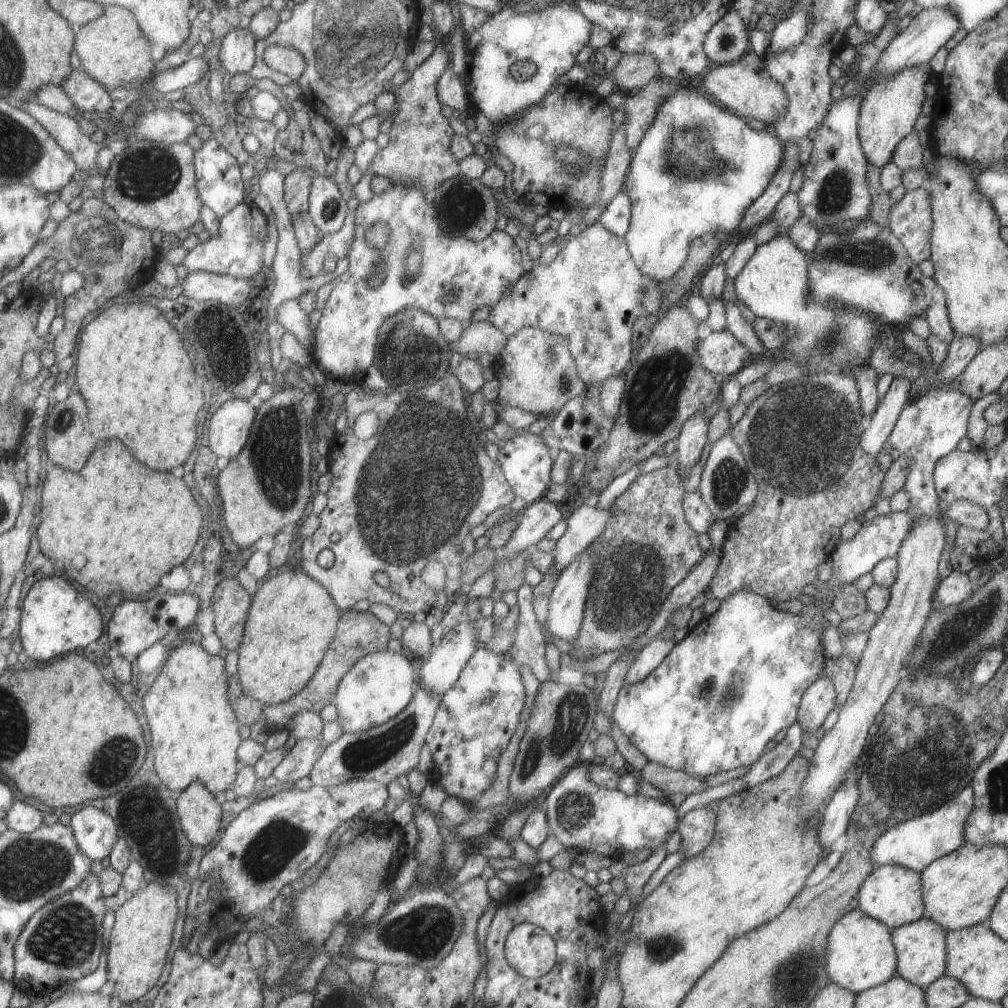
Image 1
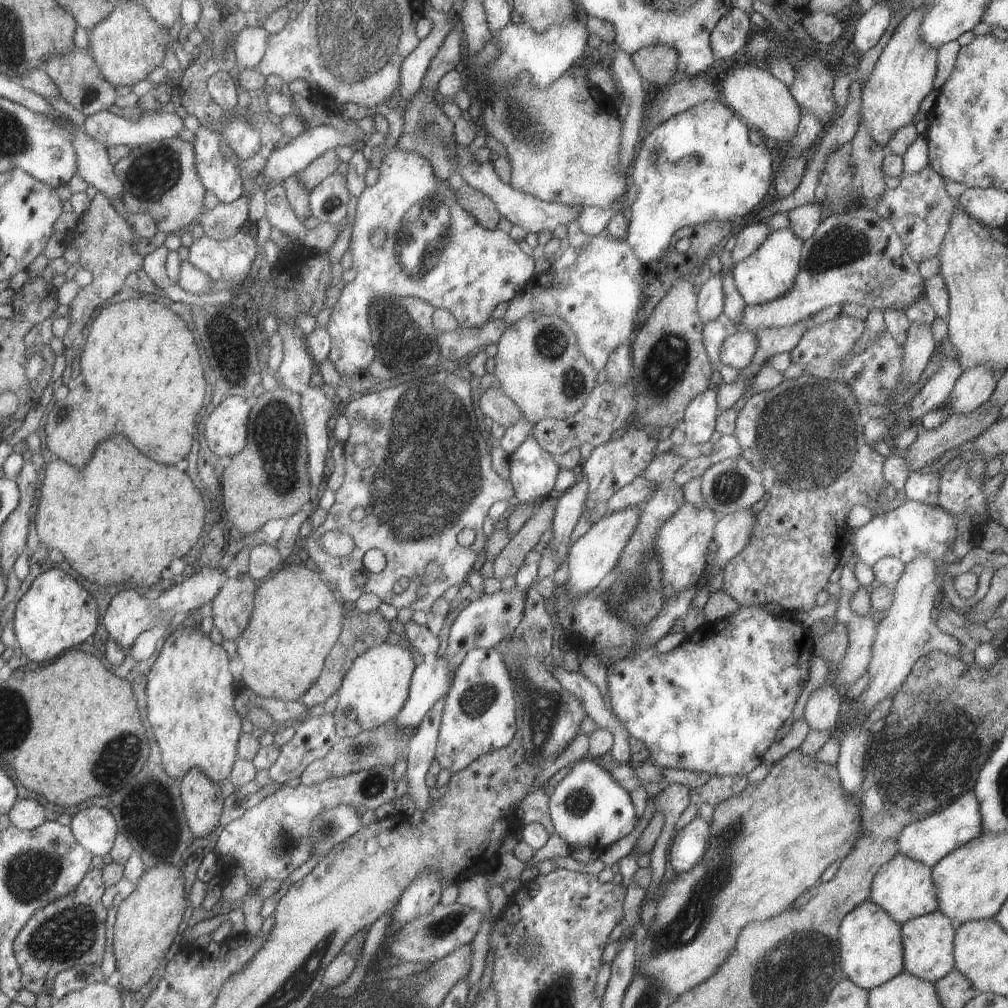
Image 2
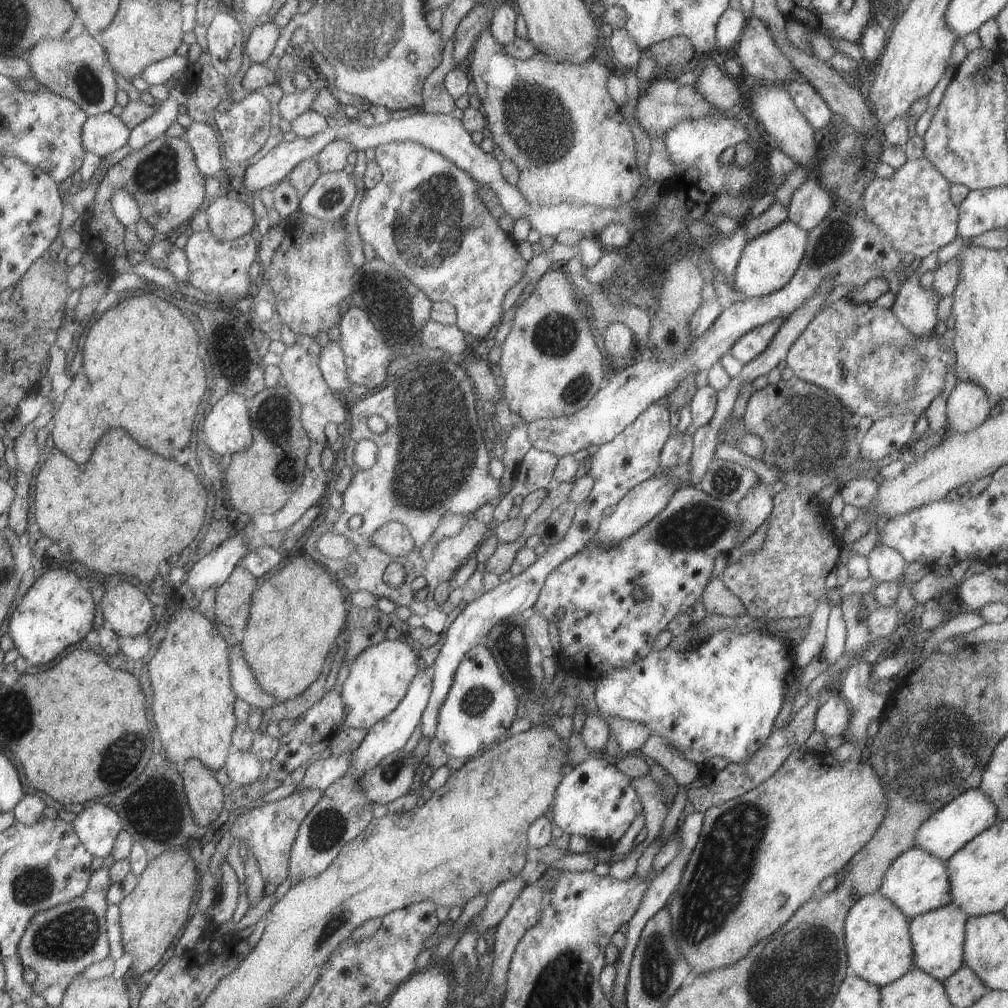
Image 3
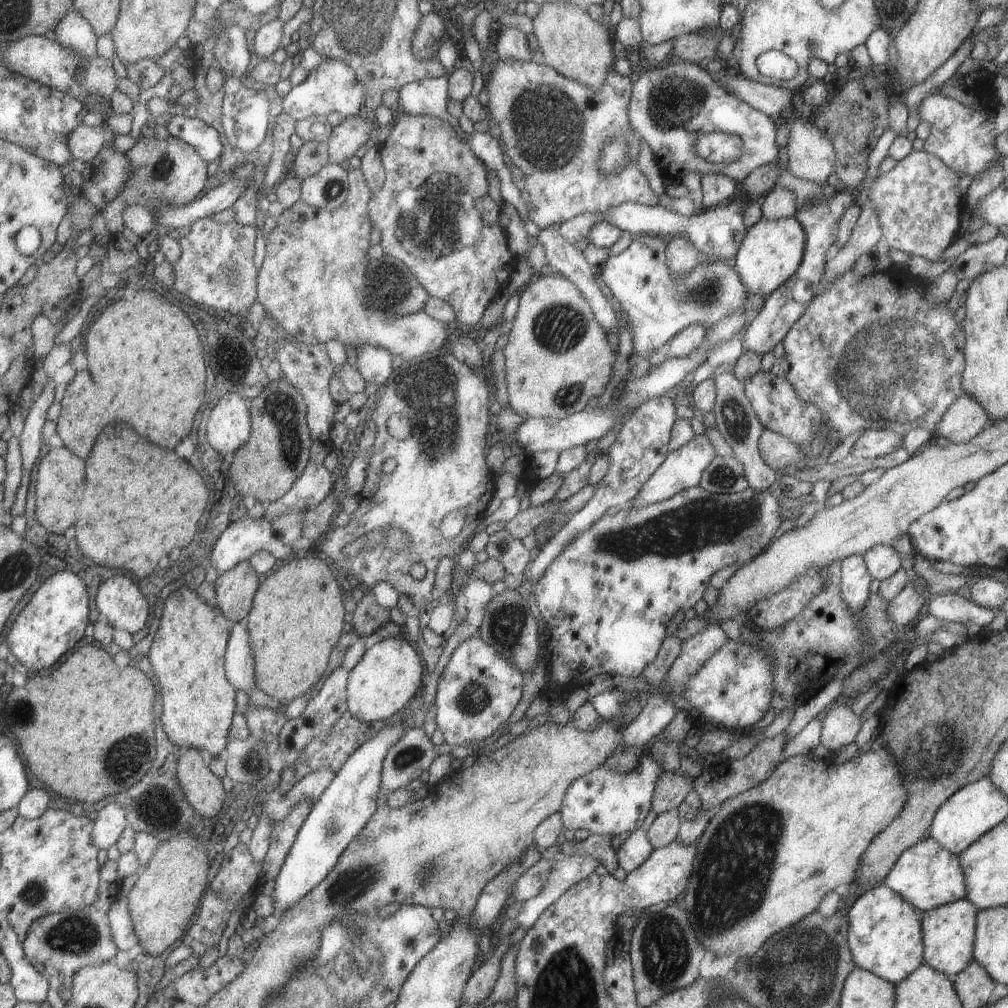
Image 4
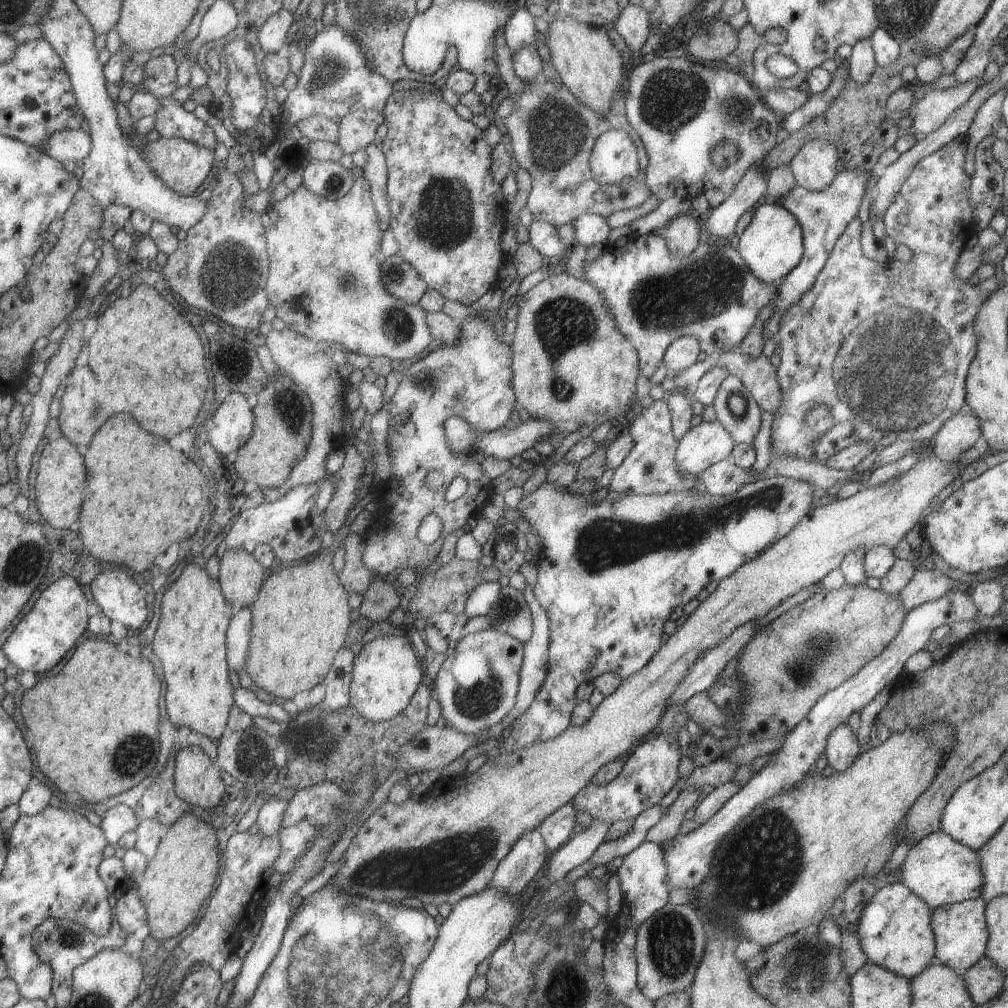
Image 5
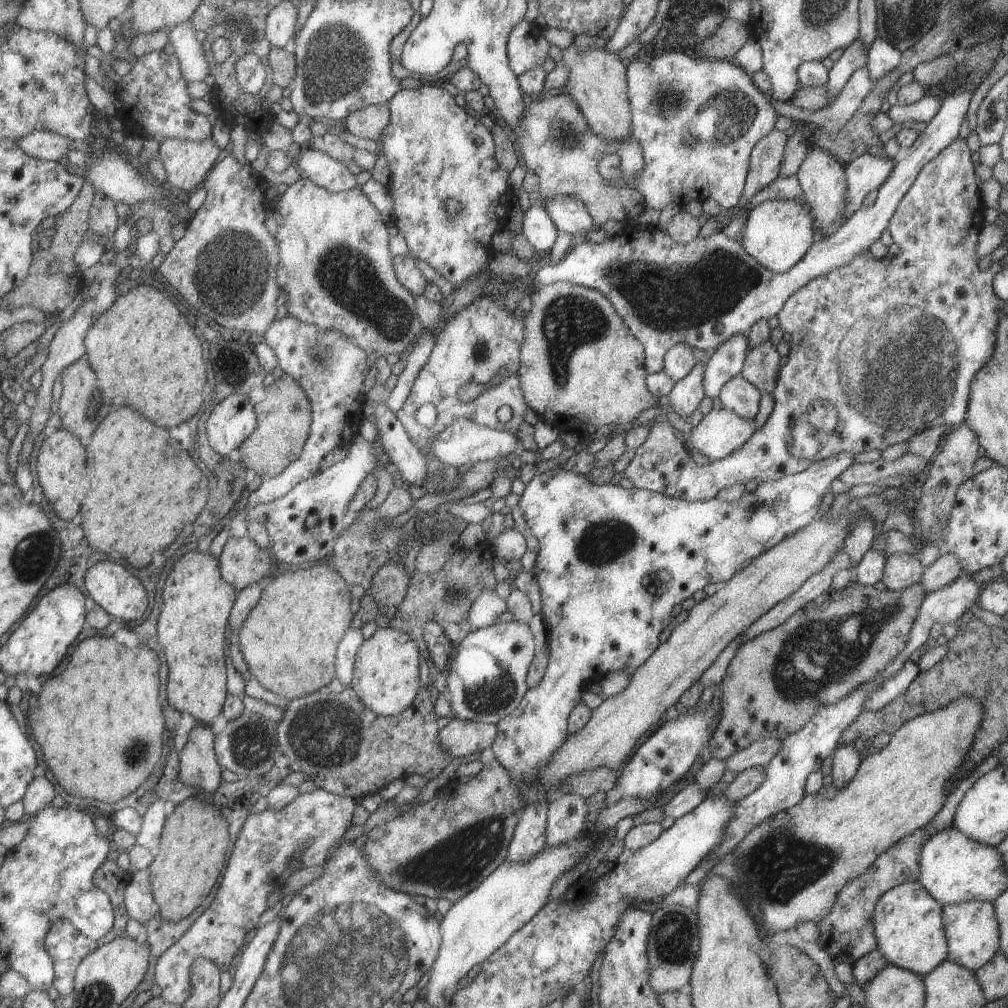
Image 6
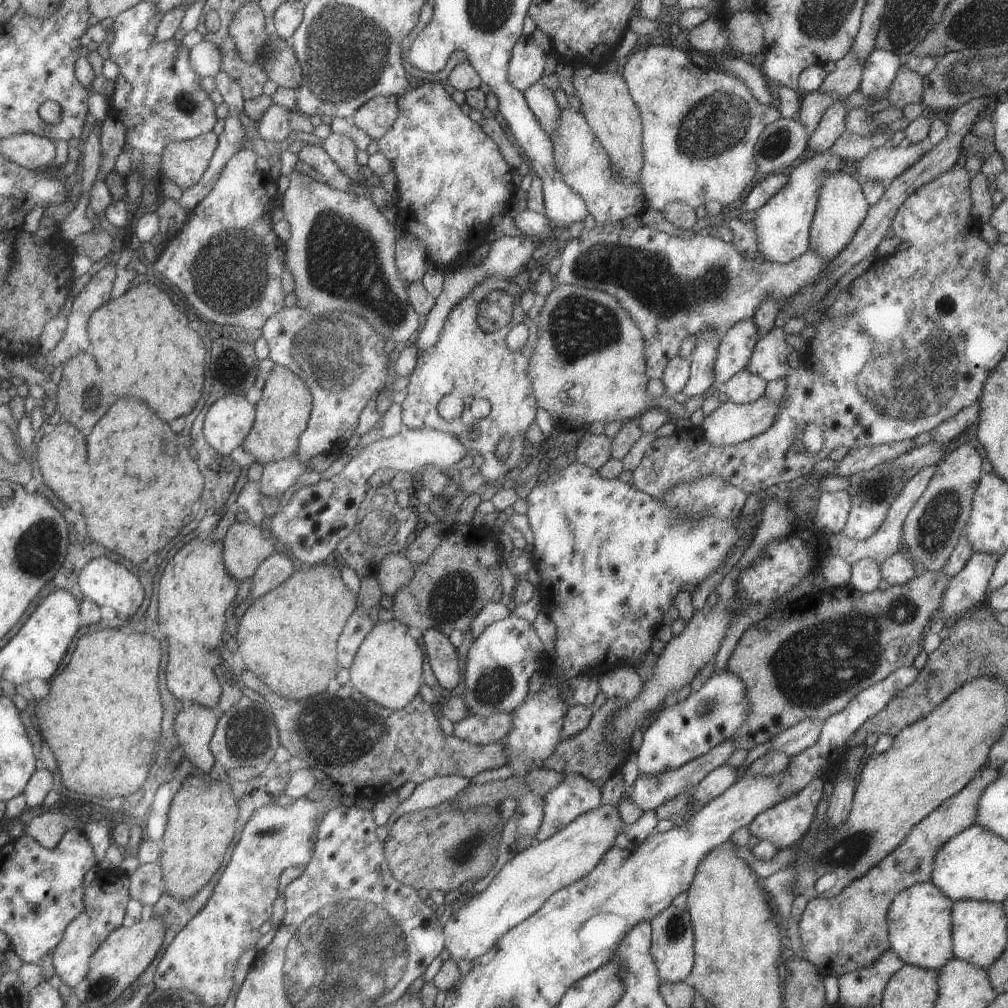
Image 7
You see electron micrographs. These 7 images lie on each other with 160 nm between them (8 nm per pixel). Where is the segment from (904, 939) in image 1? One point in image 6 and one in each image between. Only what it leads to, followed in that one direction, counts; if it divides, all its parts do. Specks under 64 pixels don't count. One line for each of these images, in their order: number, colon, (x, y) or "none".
2: (927, 941)
3: (937, 936)
4: (948, 930)
5: (960, 932)
6: (971, 928)

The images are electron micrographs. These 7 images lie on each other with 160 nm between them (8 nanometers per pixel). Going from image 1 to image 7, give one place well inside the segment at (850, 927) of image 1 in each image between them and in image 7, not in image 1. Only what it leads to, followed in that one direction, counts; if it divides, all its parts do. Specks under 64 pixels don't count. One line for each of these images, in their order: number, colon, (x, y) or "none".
2: (869, 940)
3: (879, 950)
4: (884, 936)
5: (894, 929)
6: (908, 927)
7: (919, 919)

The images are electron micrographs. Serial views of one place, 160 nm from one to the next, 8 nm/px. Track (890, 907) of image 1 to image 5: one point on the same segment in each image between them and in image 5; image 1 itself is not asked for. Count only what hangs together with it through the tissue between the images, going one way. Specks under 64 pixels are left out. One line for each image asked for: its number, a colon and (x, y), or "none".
2: (903, 887)
3: (916, 881)
4: (926, 875)
5: (939, 870)

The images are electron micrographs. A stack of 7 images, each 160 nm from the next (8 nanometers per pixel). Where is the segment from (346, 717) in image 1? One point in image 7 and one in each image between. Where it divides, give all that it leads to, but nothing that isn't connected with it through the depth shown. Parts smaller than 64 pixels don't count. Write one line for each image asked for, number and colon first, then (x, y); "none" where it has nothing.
2: (372, 691)
3: (378, 678)
4: (384, 679)
5: (385, 673)
6: (385, 677)
7: (386, 668)

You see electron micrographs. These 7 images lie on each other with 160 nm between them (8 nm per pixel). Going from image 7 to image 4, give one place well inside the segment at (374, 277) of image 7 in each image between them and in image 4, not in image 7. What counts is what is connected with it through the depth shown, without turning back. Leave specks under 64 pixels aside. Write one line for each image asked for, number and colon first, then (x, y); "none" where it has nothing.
4: (311, 281)
5: (324, 280)
6: (333, 260)

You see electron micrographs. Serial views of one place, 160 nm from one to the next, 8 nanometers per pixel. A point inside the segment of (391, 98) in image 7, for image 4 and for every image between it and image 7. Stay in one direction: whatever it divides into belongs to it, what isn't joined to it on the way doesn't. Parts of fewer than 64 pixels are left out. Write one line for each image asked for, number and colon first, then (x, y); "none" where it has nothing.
4: (353, 131)
5: (355, 131)
6: (367, 122)

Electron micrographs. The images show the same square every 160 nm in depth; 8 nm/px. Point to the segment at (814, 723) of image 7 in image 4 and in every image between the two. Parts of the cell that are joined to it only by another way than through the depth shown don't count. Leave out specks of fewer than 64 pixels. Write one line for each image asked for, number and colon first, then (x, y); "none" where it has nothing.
4: (671, 788)
5: (721, 770)
6: (758, 753)

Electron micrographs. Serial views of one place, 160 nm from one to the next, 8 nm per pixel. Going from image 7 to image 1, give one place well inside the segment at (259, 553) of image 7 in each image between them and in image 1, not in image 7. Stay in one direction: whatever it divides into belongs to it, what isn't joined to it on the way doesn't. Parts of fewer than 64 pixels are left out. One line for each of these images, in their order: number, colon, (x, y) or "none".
1: (231, 603)
2: (232, 606)
3: (232, 599)
4: (235, 588)
5: (240, 577)
6: (242, 562)

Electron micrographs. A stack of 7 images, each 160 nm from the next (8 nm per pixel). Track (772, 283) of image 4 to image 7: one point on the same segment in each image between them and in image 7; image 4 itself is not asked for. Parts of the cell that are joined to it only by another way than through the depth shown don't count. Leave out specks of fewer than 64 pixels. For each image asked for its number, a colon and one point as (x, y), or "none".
5: (771, 245)
6: (777, 234)
7: (782, 224)

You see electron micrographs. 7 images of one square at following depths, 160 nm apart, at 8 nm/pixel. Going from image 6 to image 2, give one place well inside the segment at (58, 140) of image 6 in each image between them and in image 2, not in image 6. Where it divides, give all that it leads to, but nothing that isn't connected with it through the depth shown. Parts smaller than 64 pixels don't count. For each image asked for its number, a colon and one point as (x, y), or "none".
2: (111, 130)
3: (103, 134)
4: (85, 142)
5: (72, 144)

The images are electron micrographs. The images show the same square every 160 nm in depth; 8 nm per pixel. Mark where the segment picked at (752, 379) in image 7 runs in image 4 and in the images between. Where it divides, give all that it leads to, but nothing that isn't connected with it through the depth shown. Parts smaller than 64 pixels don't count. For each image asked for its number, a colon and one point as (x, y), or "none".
4: (736, 421)
5: (736, 409)
6: (737, 394)

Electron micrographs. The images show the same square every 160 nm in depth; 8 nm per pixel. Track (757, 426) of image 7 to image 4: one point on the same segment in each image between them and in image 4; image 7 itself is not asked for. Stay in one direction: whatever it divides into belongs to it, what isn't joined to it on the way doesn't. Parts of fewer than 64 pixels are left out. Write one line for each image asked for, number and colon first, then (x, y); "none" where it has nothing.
4: (682, 468)
5: (702, 445)
6: (719, 432)

